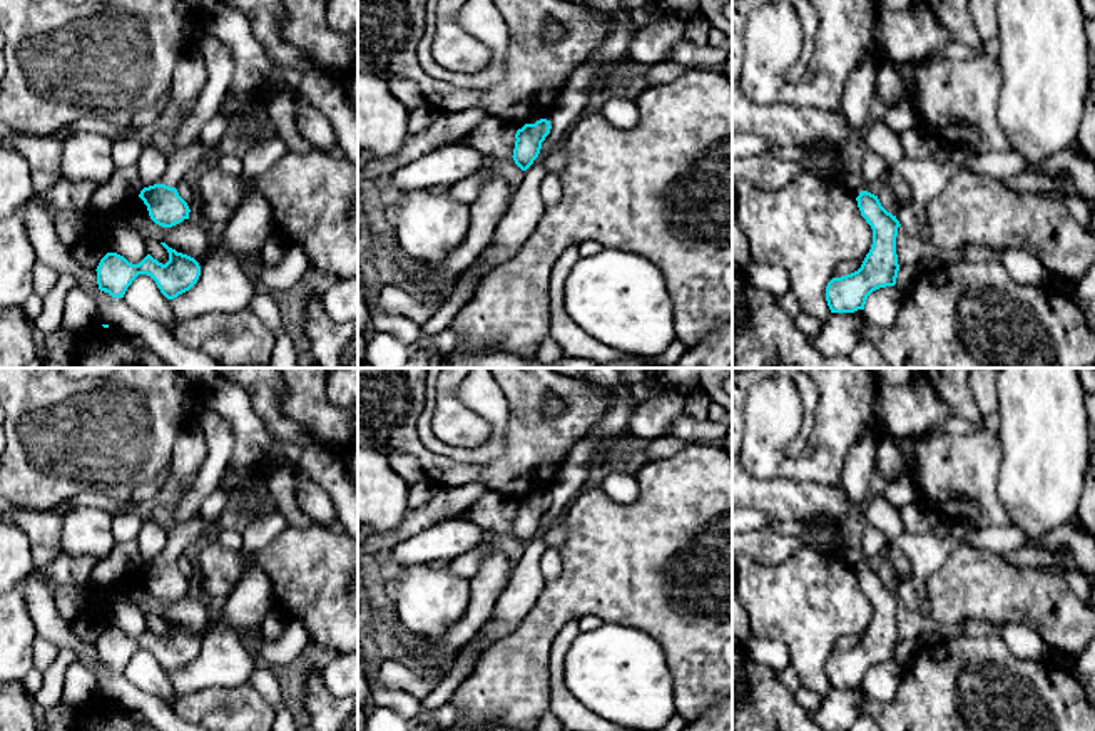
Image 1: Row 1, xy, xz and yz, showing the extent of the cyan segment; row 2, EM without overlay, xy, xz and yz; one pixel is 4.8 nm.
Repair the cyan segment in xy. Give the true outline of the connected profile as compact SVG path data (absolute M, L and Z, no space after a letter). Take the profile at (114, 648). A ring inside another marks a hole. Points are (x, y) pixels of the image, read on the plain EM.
M166 617L160 619L169 627L166 639L159 637L150 629L139 639L132 639L117 627L107 627L95 644L99 664L109 667L112 672L124 672L132 656L139 649L147 649L155 656L167 674L174 674L189 666L201 651L199 637L187 629L177 627Z

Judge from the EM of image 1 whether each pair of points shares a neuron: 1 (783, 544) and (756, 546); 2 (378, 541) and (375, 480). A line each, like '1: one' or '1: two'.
1: one
2: two

